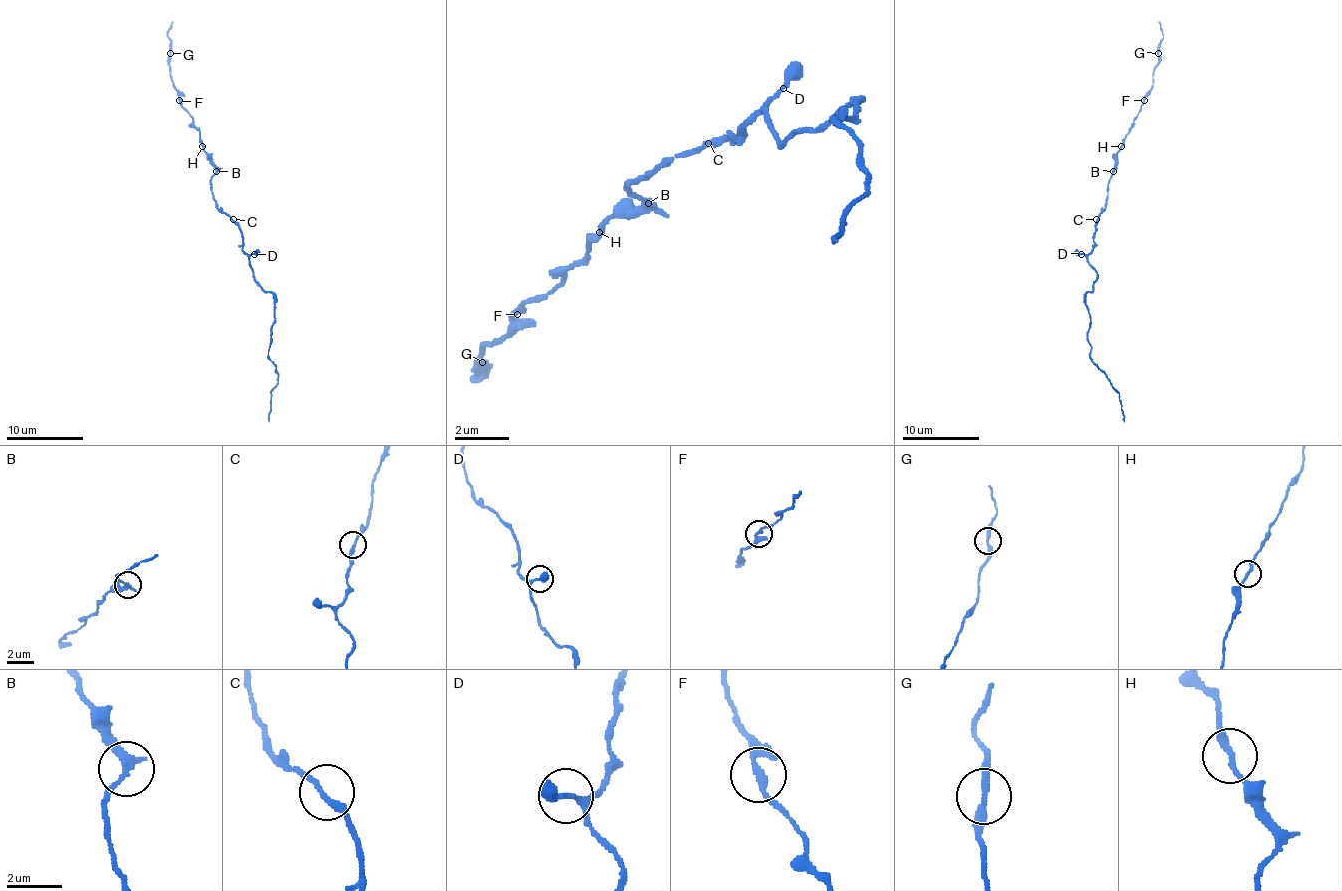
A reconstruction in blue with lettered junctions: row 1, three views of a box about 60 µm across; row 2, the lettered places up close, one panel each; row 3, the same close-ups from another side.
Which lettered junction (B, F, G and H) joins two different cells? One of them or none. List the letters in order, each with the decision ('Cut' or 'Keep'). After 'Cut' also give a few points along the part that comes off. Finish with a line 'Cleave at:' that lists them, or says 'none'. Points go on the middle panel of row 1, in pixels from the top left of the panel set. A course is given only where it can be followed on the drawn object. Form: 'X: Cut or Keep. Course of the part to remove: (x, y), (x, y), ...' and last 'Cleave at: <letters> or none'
B: Keep
F: Keep
G: Keep
H: Keep
Cleave at: none

